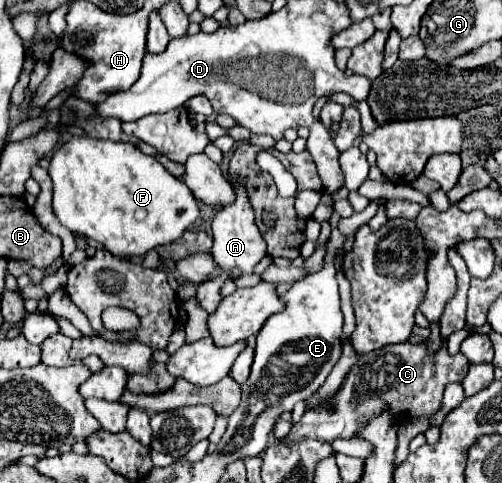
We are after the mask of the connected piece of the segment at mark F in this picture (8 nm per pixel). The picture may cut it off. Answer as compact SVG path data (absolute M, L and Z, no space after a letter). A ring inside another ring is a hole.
M72 137L54 153L48 173L54 183L52 207L58 221L72 233L96 239L120 261L132 261L158 245L174 243L200 215L186 183L130 143Z

